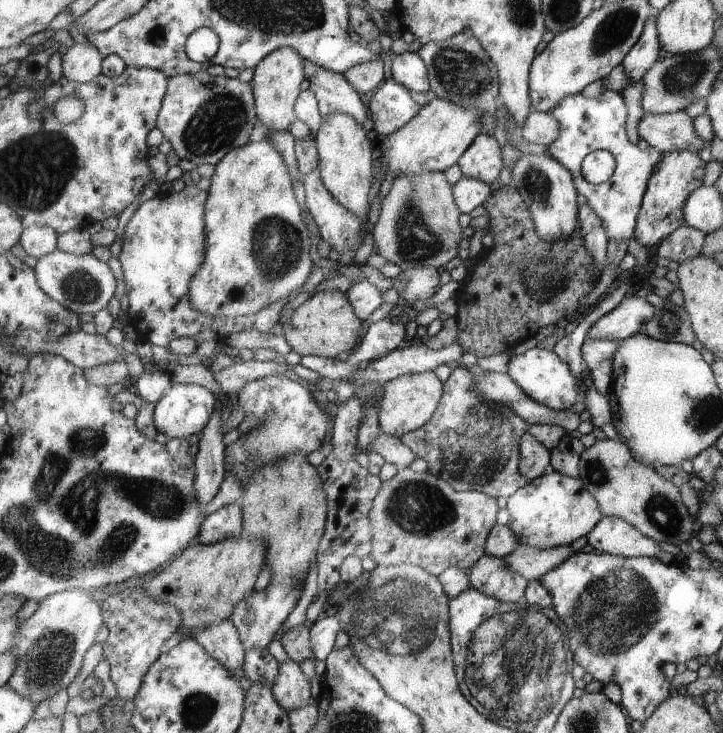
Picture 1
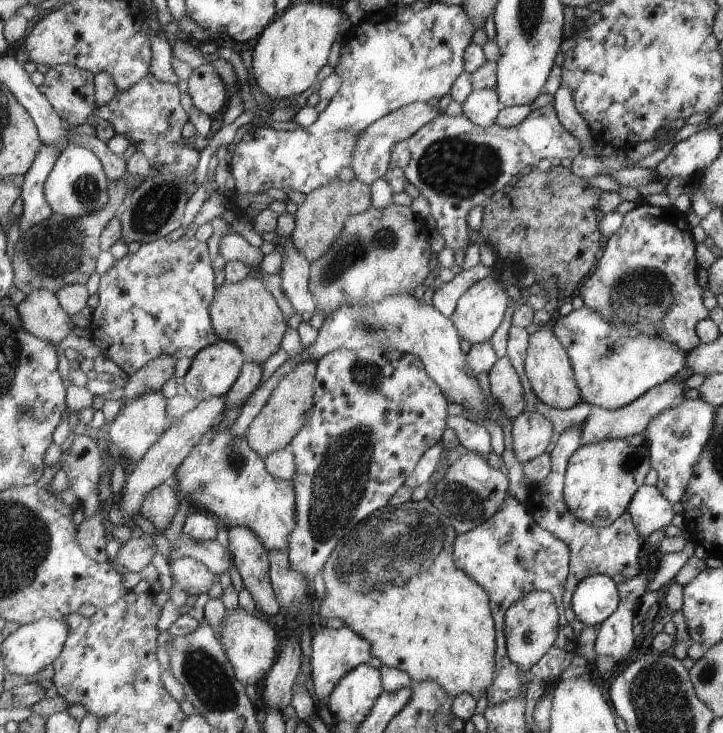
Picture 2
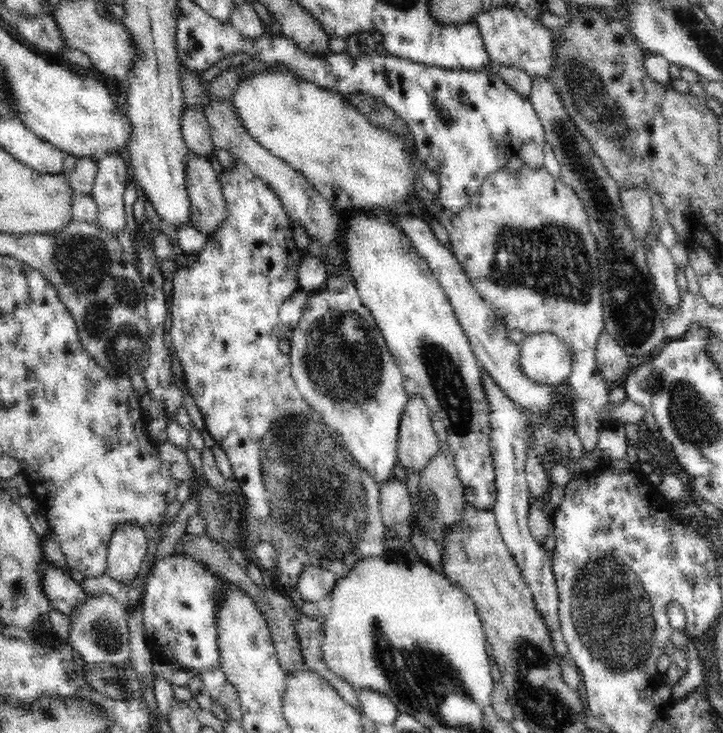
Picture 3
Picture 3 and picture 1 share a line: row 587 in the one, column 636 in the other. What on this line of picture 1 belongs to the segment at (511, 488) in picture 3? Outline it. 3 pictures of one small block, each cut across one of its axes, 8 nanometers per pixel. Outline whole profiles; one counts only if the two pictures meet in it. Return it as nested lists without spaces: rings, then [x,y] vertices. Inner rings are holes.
[[[603,517],[586,538],[595,551],[615,556],[657,558],[661,552],[656,540],[617,517]]]

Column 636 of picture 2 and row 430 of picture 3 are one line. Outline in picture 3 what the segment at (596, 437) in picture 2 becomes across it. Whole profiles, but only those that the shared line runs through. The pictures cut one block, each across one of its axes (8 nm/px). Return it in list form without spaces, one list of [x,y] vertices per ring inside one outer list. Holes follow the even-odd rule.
[[[418,394],[409,396],[401,419],[398,443],[400,464],[412,472],[421,472],[440,450],[436,430],[432,426],[432,413]]]

